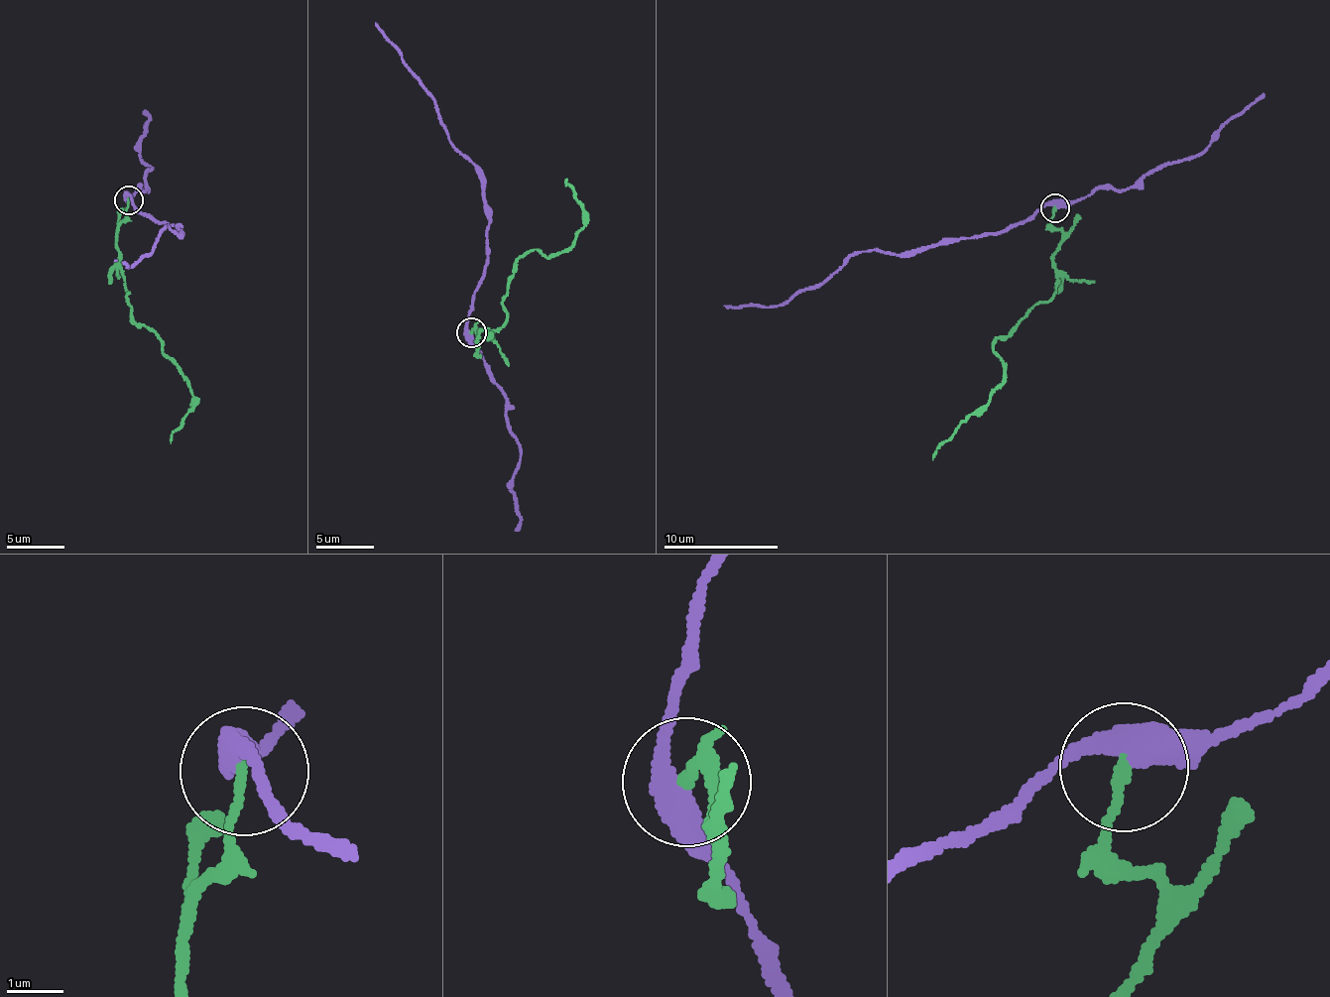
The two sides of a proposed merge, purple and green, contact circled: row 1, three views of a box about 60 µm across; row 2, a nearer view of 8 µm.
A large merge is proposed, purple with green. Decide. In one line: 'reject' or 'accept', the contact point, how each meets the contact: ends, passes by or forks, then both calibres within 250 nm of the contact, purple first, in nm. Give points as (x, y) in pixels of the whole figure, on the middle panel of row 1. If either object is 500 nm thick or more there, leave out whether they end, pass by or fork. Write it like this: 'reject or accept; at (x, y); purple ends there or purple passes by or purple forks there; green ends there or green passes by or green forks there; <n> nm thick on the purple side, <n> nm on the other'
reject; at (471, 332); purple passes by; green ends there; 400 nm thick on the purple side, 160 nm on the other

